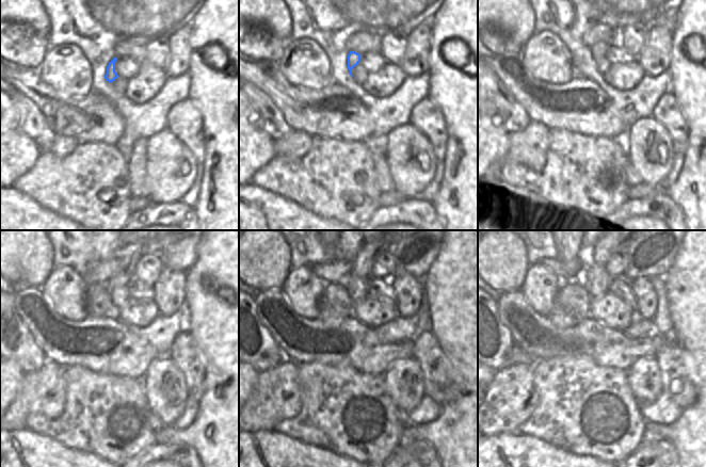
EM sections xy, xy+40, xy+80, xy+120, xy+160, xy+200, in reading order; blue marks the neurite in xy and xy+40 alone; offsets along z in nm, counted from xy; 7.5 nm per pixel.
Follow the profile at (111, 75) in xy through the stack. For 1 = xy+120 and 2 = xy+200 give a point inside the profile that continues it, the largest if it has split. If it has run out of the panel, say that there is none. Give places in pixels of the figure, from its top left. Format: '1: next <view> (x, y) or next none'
1: next xy+120 (128, 256)
2: next xy+200 (602, 252)

